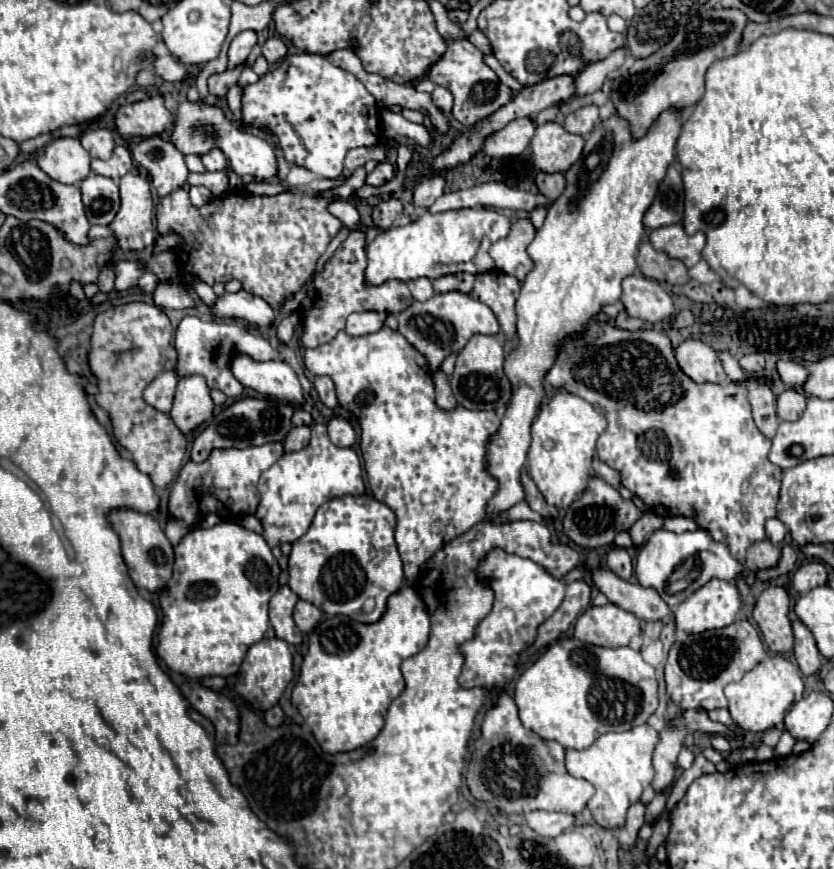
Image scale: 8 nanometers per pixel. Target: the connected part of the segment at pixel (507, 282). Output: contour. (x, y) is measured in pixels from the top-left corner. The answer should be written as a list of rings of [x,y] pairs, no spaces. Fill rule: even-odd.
[[[501,270],[479,274],[471,290],[473,298],[485,302],[493,310],[493,314],[497,314],[501,332],[505,334],[507,340],[517,340],[515,300],[519,290],[521,290],[519,280],[509,274],[503,274]]]

